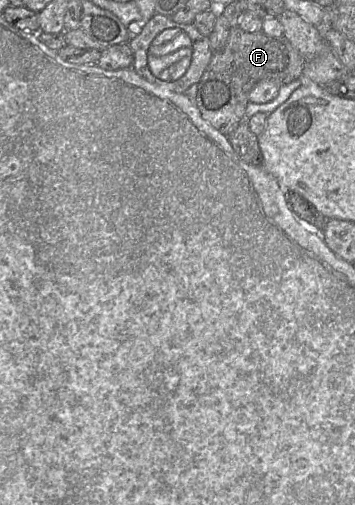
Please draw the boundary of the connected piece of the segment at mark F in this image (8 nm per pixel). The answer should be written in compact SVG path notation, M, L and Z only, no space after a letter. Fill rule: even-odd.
M239 27L231 28L224 47L212 53L208 67L199 82L195 84L197 86L195 104L202 118L228 137L240 123L247 120L246 109L250 102L249 93L259 81L274 80L280 85L293 82L302 77L305 62L305 58L283 35L271 37L262 31L246 32Z

